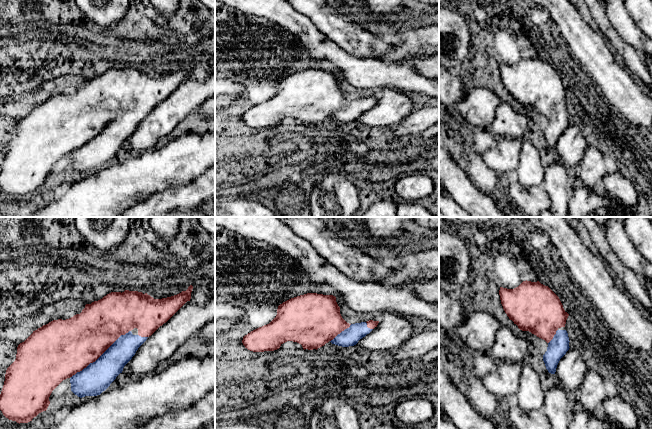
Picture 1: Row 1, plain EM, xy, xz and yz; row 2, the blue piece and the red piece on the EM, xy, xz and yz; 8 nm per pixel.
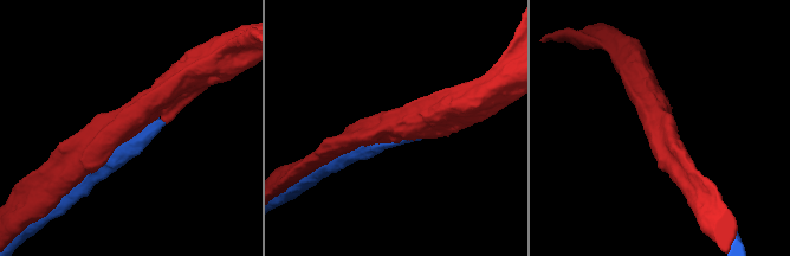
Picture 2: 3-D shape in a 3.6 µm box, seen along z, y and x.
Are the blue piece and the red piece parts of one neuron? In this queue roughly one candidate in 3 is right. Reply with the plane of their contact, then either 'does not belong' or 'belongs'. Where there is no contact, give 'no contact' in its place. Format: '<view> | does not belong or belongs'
xy | belongs

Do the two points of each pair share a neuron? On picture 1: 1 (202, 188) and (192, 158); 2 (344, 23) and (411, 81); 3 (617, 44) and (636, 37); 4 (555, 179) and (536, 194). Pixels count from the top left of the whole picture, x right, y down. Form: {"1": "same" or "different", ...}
{"1": "different", "2": "different", "3": "different", "4": "different"}

